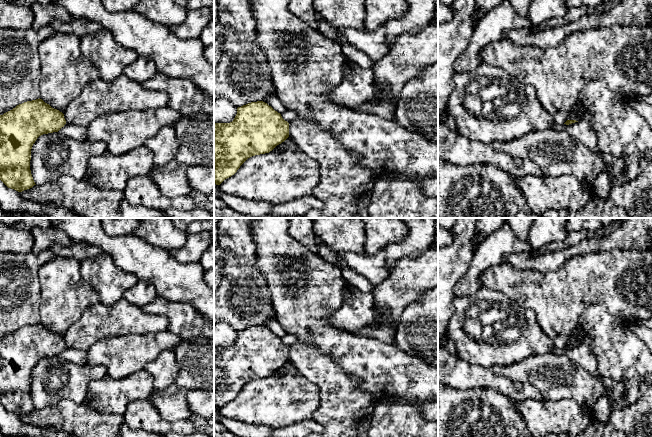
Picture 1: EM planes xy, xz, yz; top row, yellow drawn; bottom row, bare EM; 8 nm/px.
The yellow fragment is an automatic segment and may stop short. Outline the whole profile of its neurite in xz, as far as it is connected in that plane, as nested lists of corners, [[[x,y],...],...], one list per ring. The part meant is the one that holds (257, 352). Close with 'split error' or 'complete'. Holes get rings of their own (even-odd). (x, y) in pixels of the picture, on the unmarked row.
[[[257,325],[238,331],[232,346],[214,347],[214,408],[220,409],[248,382],[269,377],[288,361],[289,347],[267,327]]]; complete

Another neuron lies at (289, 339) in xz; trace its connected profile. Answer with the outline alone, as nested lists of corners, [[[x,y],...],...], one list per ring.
[[[288,333],[284,337],[281,337],[281,340],[285,345],[290,347],[291,345],[293,345],[298,341],[298,338],[297,338],[297,335]]]

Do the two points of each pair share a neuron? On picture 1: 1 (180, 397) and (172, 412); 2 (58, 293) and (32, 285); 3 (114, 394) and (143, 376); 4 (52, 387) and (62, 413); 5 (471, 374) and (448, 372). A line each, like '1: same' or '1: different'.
1: same
2: different
3: same
4: different
5: same

